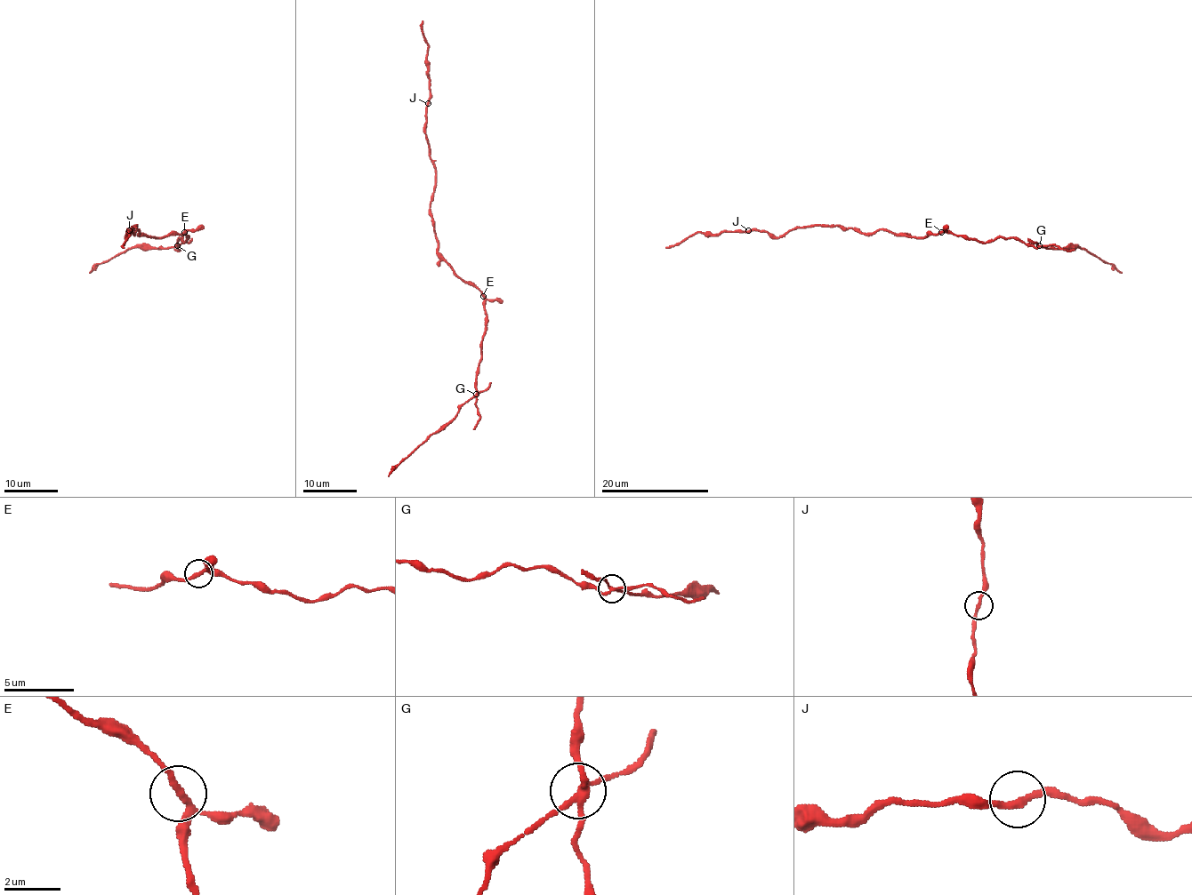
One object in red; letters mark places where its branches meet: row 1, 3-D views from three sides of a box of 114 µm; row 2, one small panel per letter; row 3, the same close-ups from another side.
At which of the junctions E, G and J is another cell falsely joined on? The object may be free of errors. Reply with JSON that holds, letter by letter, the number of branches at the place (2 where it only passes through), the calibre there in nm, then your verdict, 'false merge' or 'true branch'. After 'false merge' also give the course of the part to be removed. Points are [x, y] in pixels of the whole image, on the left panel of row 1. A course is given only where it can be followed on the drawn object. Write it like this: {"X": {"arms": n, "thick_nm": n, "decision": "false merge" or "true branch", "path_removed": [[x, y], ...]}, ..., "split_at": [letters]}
{"E": {"arms": 3, "thick_nm": 200, "decision": "true branch"}, "G": {"arms": 4, "thick_nm": 200, "decision": "false merge", "path_removed": [[177, 245], [166, 248], [132, 247], [98, 264], [90, 272]]}, "J": {"arms": 2, "thick_nm": 240, "decision": "true branch"}, "split_at": ["G"]}

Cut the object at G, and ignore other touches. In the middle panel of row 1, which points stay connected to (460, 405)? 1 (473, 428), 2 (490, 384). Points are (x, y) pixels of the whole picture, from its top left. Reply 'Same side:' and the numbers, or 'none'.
Same side: 2

